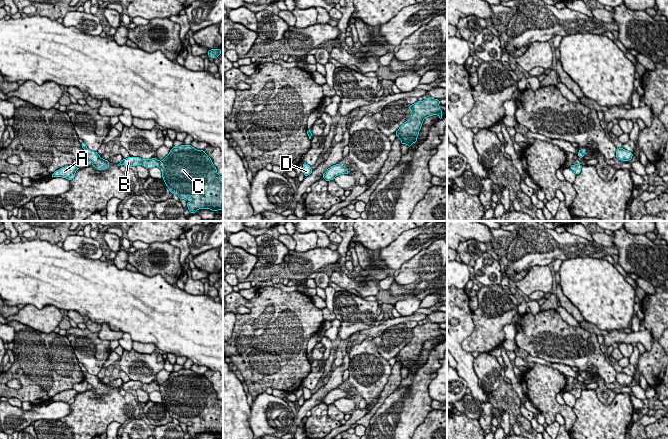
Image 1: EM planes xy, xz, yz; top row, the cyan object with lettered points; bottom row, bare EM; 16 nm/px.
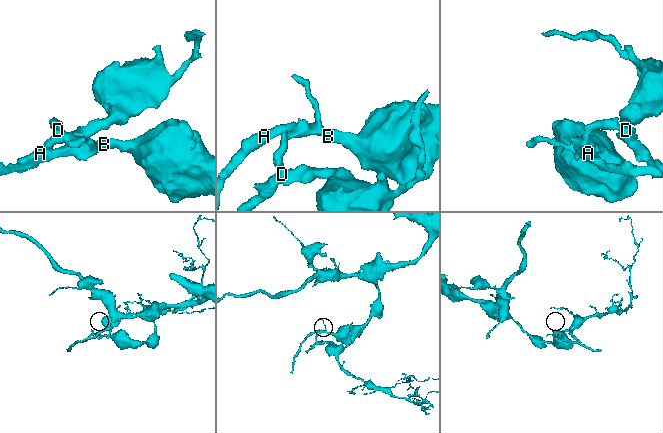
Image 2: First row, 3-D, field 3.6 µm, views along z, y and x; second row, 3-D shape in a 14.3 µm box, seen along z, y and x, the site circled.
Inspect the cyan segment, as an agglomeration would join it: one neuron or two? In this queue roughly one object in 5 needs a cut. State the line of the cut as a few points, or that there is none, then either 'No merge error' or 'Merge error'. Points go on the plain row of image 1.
No split. No merge error

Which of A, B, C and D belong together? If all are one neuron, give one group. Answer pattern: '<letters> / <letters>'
A B C D

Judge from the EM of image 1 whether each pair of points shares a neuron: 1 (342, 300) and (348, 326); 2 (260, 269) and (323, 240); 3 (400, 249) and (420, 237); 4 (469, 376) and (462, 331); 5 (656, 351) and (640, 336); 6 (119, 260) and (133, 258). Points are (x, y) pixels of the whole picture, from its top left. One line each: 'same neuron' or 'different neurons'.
1: same neuron
2: different neurons
3: same neuron
4: same neuron
5: different neurons
6: different neurons

